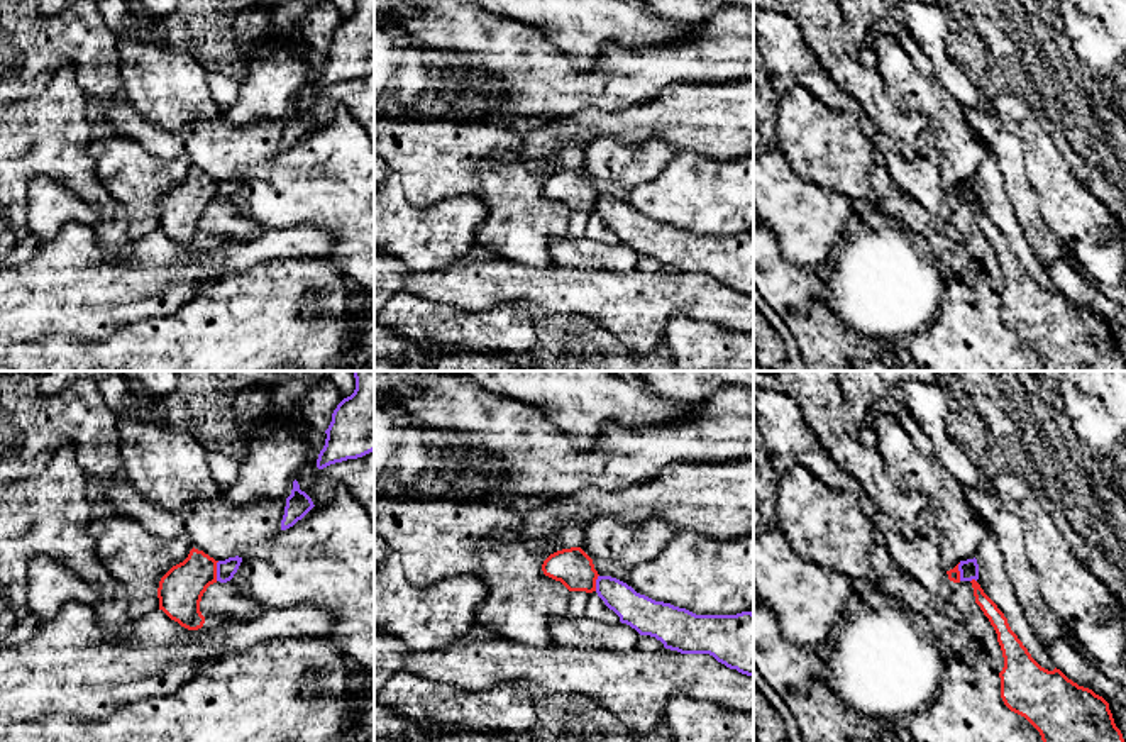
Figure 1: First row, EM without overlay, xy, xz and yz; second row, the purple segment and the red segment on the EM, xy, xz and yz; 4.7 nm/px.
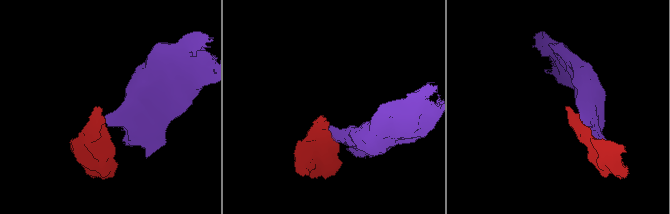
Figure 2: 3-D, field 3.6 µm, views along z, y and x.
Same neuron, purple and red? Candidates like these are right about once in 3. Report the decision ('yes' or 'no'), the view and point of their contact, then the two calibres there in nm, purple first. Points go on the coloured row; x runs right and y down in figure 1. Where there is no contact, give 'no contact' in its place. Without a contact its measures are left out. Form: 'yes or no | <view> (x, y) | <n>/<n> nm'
no | xy (217, 571) | 90/220 nm

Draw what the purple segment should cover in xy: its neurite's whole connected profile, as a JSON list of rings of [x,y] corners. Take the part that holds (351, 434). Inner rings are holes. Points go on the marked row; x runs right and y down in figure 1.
[[[354,371],[356,390],[332,413],[317,468],[357,459],[374,451],[374,371]]]

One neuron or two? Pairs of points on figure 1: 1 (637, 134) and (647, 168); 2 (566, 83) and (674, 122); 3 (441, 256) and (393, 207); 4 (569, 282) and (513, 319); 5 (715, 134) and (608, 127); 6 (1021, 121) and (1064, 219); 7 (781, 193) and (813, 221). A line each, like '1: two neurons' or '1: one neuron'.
1: two neurons
2: two neurons
3: one neuron
4: two neurons
5: one neuron
6: one neuron
7: one neuron

